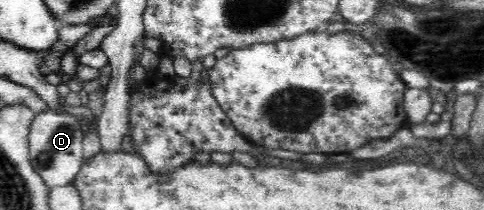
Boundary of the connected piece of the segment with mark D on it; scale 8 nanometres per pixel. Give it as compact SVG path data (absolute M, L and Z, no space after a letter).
M50 108L36 113L29 128L29 157L34 170L44 179L48 188L71 184L76 178L83 165L82 140L84 133L80 129L78 117L66 111L54 111Z

